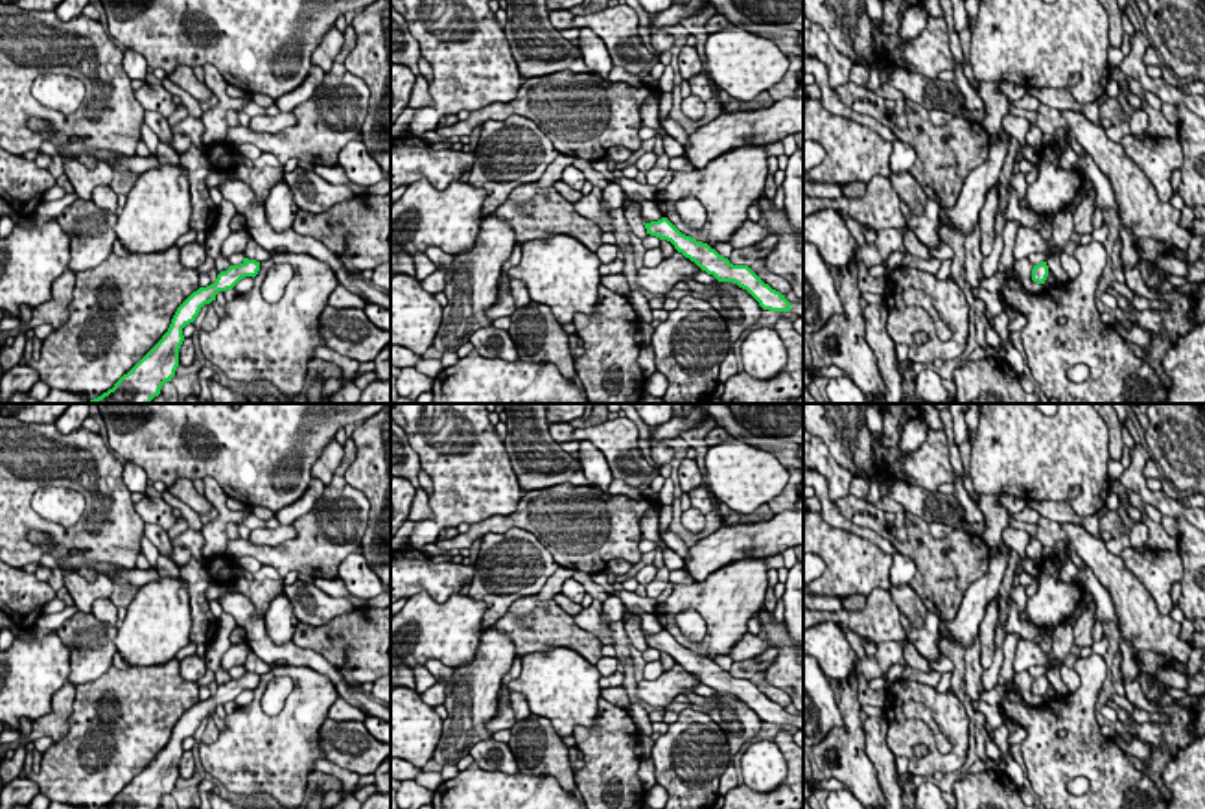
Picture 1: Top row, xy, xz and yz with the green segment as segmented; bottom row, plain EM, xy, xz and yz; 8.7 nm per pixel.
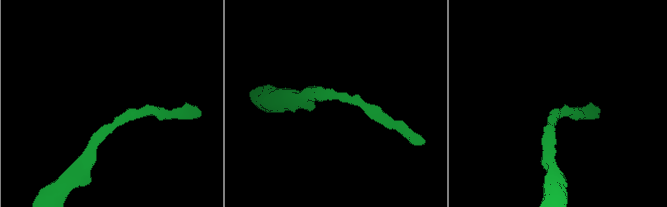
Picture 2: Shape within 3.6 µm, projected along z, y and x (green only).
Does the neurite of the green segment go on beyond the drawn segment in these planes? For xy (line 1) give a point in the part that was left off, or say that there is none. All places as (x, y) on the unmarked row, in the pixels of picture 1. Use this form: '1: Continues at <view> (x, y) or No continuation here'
1: No continuation here

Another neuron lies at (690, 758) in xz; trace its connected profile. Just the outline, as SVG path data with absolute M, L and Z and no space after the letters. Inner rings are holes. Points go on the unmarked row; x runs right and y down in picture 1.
M704 711L678 713L650 756L656 783L669 794L663 809L713 809L720 776L731 761L728 735Z

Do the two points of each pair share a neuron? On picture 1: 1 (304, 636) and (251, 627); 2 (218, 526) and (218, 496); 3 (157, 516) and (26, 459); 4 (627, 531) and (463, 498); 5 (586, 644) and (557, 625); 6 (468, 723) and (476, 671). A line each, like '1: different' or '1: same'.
1: different
2: same
3: different
4: different
5: same
6: same

